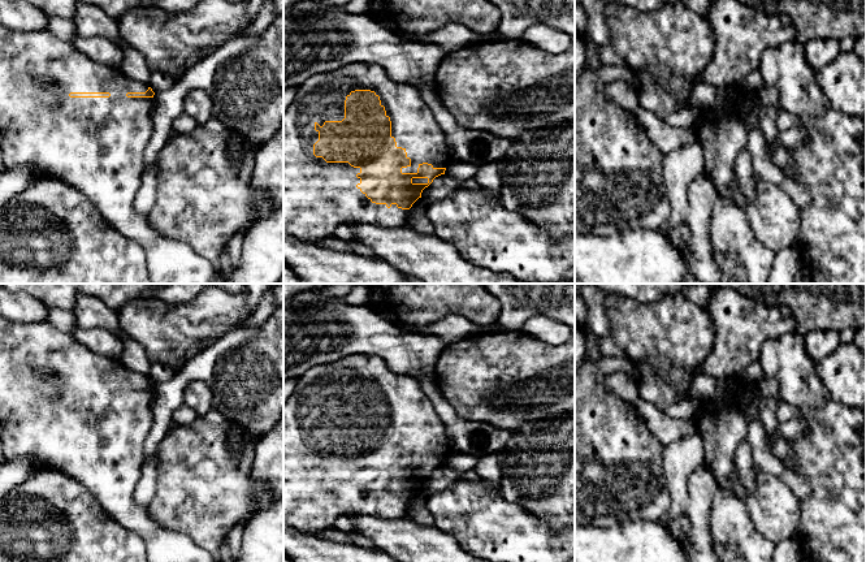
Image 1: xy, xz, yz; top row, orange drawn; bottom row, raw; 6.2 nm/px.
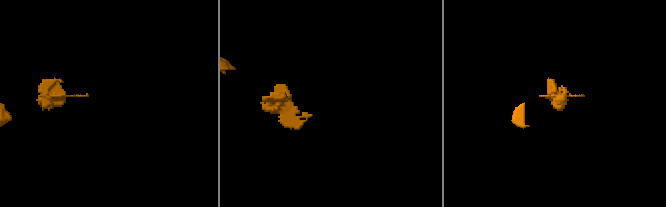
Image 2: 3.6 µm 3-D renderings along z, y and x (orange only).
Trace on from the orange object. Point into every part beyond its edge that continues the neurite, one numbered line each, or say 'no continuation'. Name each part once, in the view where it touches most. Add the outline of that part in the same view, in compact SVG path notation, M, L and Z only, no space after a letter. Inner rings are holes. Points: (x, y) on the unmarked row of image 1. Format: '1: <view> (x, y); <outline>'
1: xz (317, 488); M356 354L346 355L332 363L324 363L307 369L295 385L294 393L283 402L283 523L296 528L300 532L313 535L325 529L335 529L335 519L338 516L350 516L352 514L365 514L386 519L397 519L407 515L410 501L398 500L391 496L372 494L356 479L360 470L360 459L354 459L348 454L326 454L322 449L313 446L313 436L319 432L319 423L315 415L320 418L325 412L342 412L345 410L345 392L351 382L371 381L380 388L381 397L385 398L386 407L391 412L391 428L395 429L397 438L402 438L411 450L411 457L402 459L402 464L417 464L417 459L423 454L432 455L433 459L446 459L453 451L446 428L436 412L432 401L420 386L420 381L412 376L397 375L390 371L385 359L378 355Z

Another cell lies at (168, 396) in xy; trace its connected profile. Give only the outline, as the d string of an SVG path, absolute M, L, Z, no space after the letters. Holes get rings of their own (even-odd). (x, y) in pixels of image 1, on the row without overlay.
M261 327L248 329L234 329L220 337L212 346L207 347L174 373L165 382L153 386L153 425L144 441L144 461L159 454L159 445L169 432L173 423L172 414L183 405L185 388L195 380L202 380L208 385L213 380L213 369L220 354L233 350L256 338Z

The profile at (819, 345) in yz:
M813 330L804 340L807 354L815 363L835 353L841 345L839 332L835 330Z

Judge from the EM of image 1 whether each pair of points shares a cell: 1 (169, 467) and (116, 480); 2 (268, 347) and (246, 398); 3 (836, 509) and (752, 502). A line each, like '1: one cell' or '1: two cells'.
1: two cells
2: one cell
3: two cells

